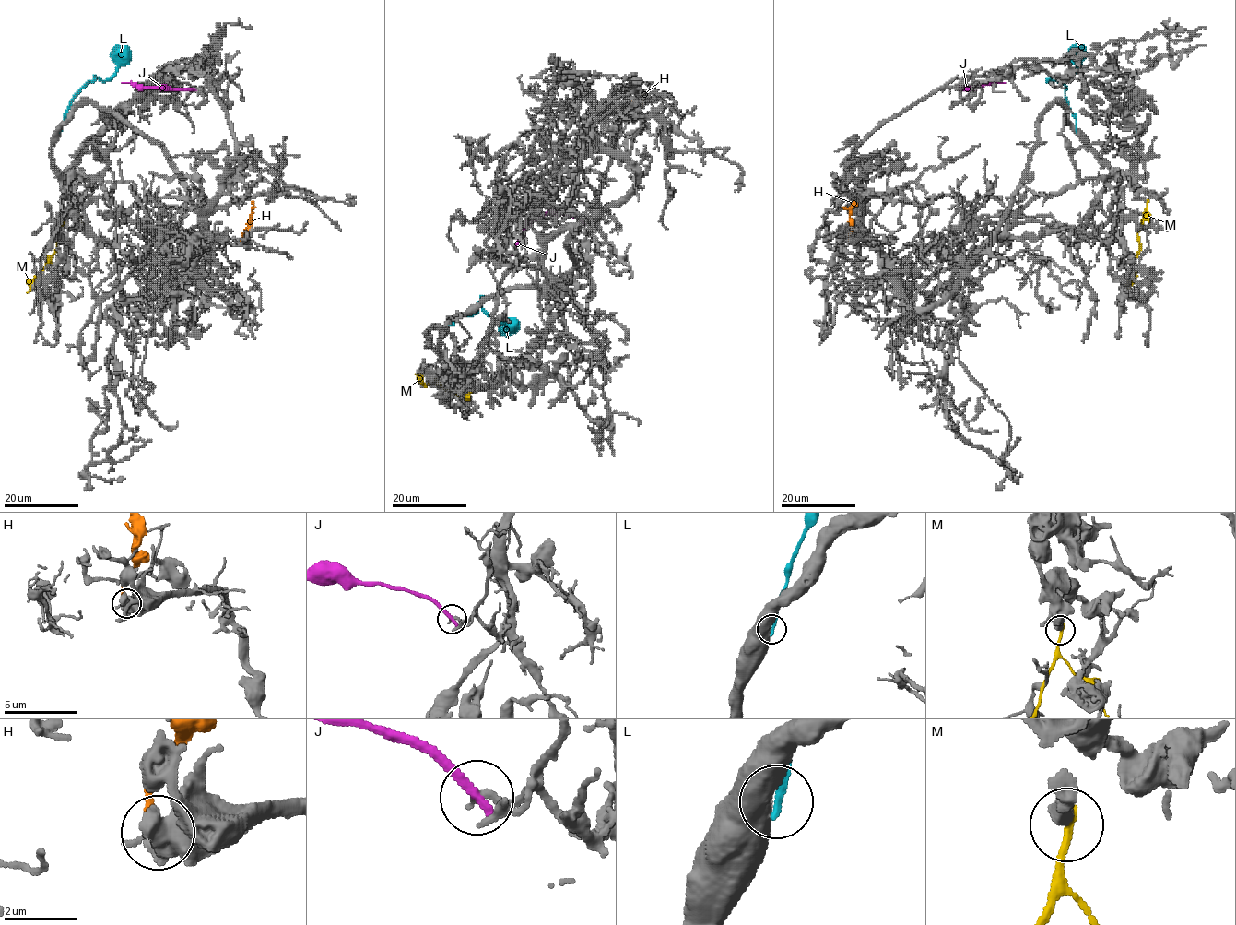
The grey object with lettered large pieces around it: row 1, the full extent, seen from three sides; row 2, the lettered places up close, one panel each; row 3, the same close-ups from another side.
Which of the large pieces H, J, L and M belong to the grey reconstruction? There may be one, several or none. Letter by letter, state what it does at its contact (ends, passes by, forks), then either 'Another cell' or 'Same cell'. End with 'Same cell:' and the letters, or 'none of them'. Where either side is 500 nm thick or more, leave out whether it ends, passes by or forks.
H: It ends there. Another cell
J: It ends there. Another cell
L: Another cell
M: It ends there. Another cell
Same cell: none of them

